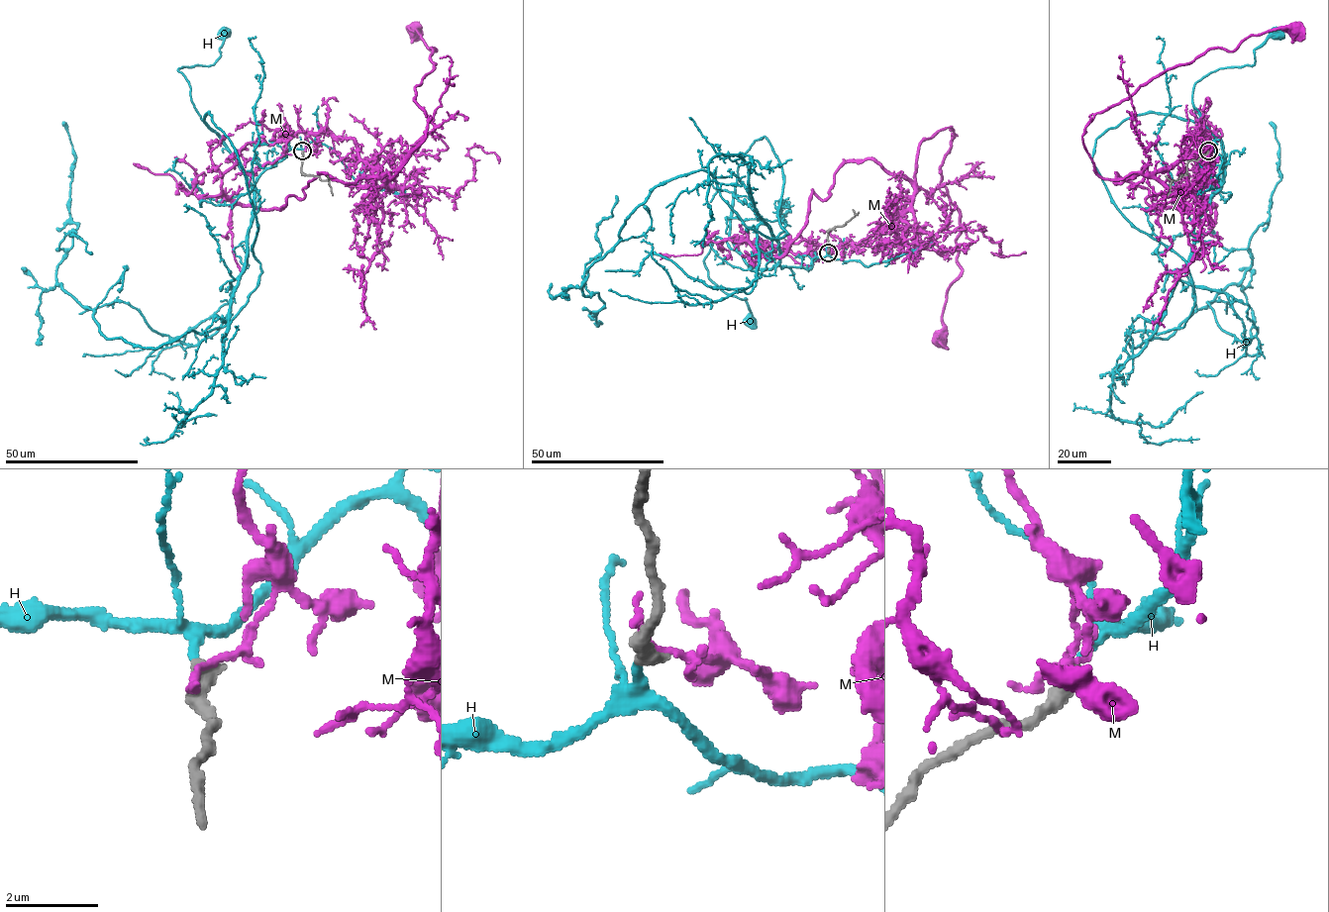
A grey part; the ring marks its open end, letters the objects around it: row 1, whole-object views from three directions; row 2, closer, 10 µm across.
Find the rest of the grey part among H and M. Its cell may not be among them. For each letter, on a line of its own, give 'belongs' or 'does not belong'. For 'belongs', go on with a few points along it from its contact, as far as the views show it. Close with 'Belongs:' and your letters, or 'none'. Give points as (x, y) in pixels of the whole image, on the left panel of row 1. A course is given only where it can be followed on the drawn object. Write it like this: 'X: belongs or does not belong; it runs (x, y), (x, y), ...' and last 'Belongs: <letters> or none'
H: belongs; it runs (302, 151), (290, 149), (253, 186), (200, 116), (189, 83), (178, 69), (213, 64), (220, 55), (223, 32)
M: does not belong
Belongs: H

